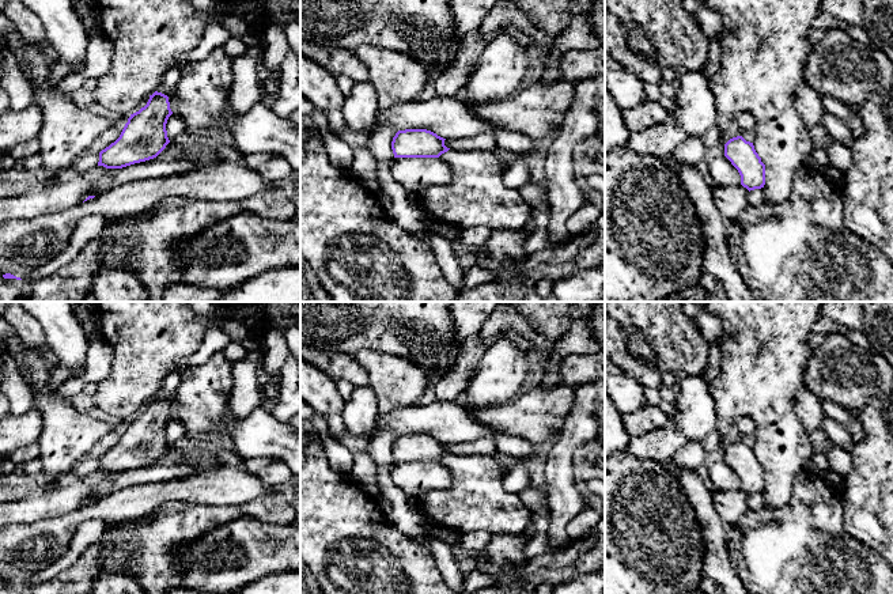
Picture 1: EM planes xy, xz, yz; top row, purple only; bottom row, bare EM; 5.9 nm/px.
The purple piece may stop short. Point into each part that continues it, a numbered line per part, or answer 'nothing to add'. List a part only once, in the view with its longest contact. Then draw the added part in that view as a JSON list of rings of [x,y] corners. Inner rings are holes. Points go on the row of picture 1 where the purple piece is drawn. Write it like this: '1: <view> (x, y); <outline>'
nothing to add

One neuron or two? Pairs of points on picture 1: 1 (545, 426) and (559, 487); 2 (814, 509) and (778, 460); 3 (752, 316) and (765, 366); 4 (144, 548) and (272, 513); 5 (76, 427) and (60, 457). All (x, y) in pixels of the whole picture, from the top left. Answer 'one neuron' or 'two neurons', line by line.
1: two neurons
2: two neurons
3: one neuron
4: one neuron
5: one neuron

